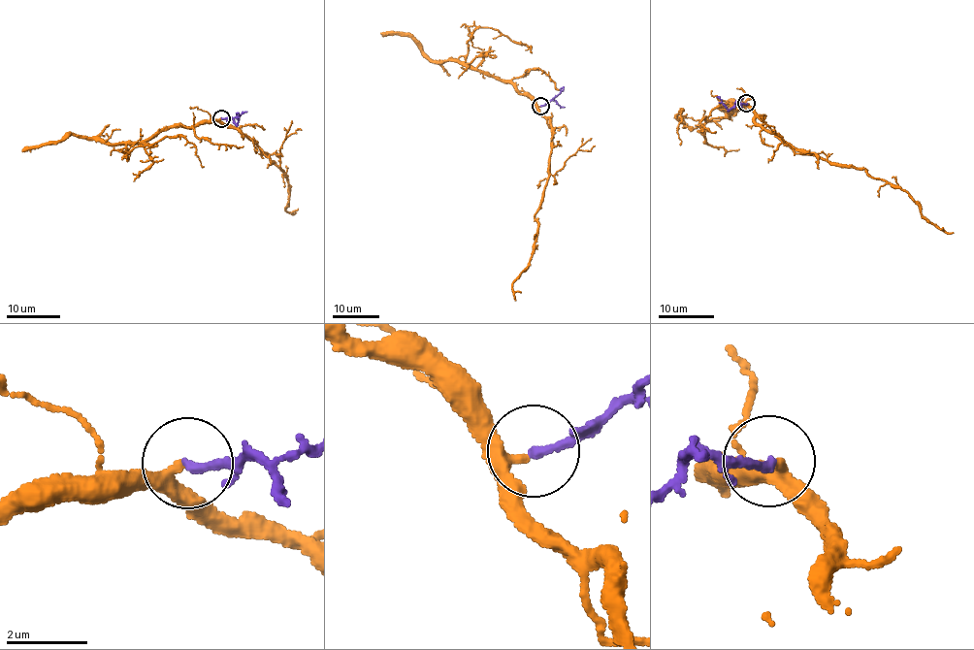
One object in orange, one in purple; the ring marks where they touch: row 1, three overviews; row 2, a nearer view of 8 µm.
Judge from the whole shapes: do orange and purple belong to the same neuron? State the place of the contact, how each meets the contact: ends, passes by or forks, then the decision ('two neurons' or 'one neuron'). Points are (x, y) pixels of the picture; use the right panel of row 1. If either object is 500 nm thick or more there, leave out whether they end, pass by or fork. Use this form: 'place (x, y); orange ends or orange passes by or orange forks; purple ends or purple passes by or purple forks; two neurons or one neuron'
place (746, 103); orange passes by; purple ends; one neuron

